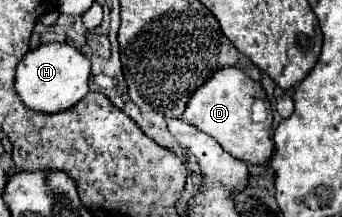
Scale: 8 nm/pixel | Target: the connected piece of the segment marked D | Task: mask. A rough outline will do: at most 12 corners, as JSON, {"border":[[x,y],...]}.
{"border":[[236,67],[216,71],[182,119],[250,165],[270,161],[272,117],[252,123],[264,89]]}

